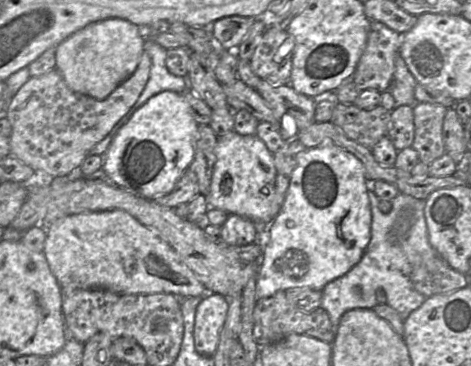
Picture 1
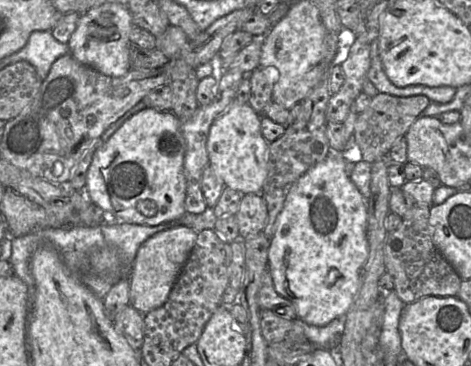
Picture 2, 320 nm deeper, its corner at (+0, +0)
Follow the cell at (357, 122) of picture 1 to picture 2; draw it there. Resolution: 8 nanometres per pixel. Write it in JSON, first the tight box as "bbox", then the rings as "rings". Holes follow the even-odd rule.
{"bbox":[353,93,431,164],"rings":[[[378,93],[371,99],[369,106],[354,123],[353,137],[359,146],[362,159],[370,164],[388,158],[388,153],[397,140],[404,137],[410,126],[421,116],[431,101],[425,95],[397,97]]]}

